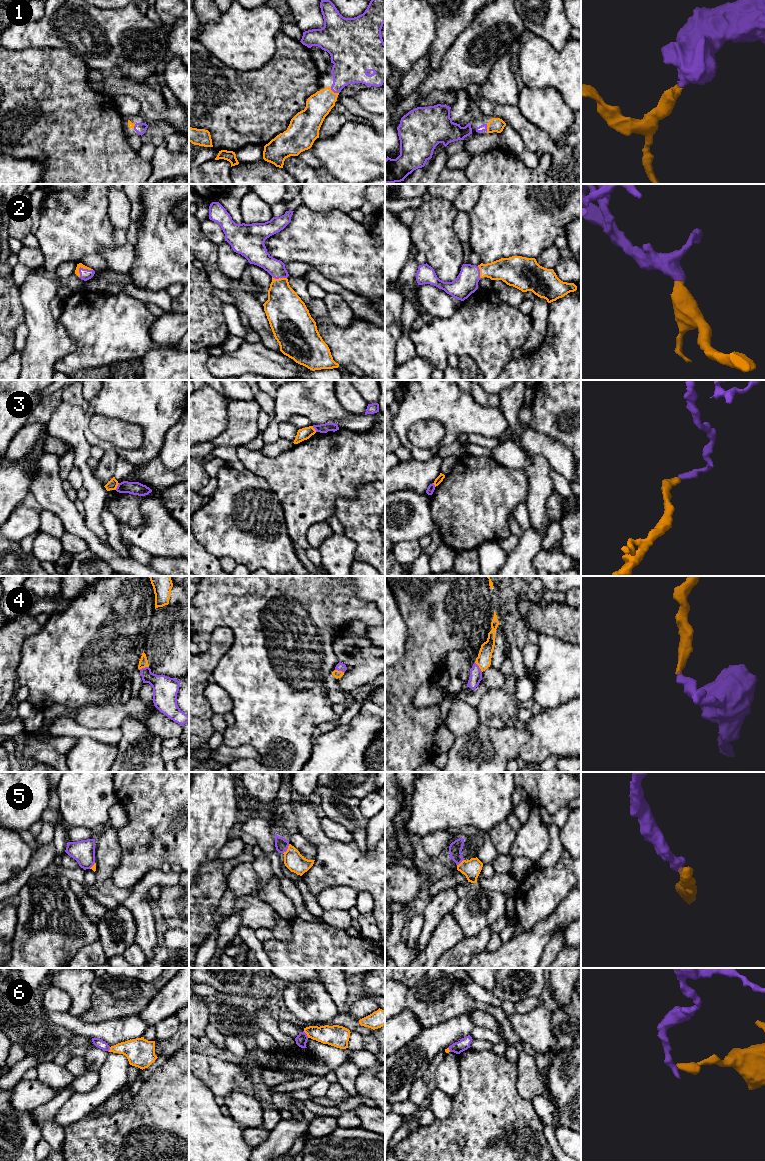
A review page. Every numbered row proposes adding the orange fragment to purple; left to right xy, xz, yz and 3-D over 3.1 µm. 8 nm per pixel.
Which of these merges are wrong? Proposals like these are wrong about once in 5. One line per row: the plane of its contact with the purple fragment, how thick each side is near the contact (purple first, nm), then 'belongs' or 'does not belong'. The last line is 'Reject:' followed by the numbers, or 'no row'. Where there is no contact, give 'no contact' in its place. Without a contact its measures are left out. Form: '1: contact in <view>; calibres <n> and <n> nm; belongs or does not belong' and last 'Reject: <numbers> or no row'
1: contact in xz; calibres 280 and 200 nm; belongs
2: contact in xy; calibres 90 and 40 nm; belongs
3: contact in xy; calibres 110 and 80 nm; does not belong
4: contact in xy; calibres 200 and 70 nm; belongs
5: contact in xz; calibres 100 and 160 nm; belongs
6: contact in xz; calibres 90 and 170 nm; does not belong
Reject: 3, 6

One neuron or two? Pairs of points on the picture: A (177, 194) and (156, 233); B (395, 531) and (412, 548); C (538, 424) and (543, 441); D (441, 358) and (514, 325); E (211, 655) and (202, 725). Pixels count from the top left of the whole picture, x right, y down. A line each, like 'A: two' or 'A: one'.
A: one
B: two
C: two
D: one
E: one

